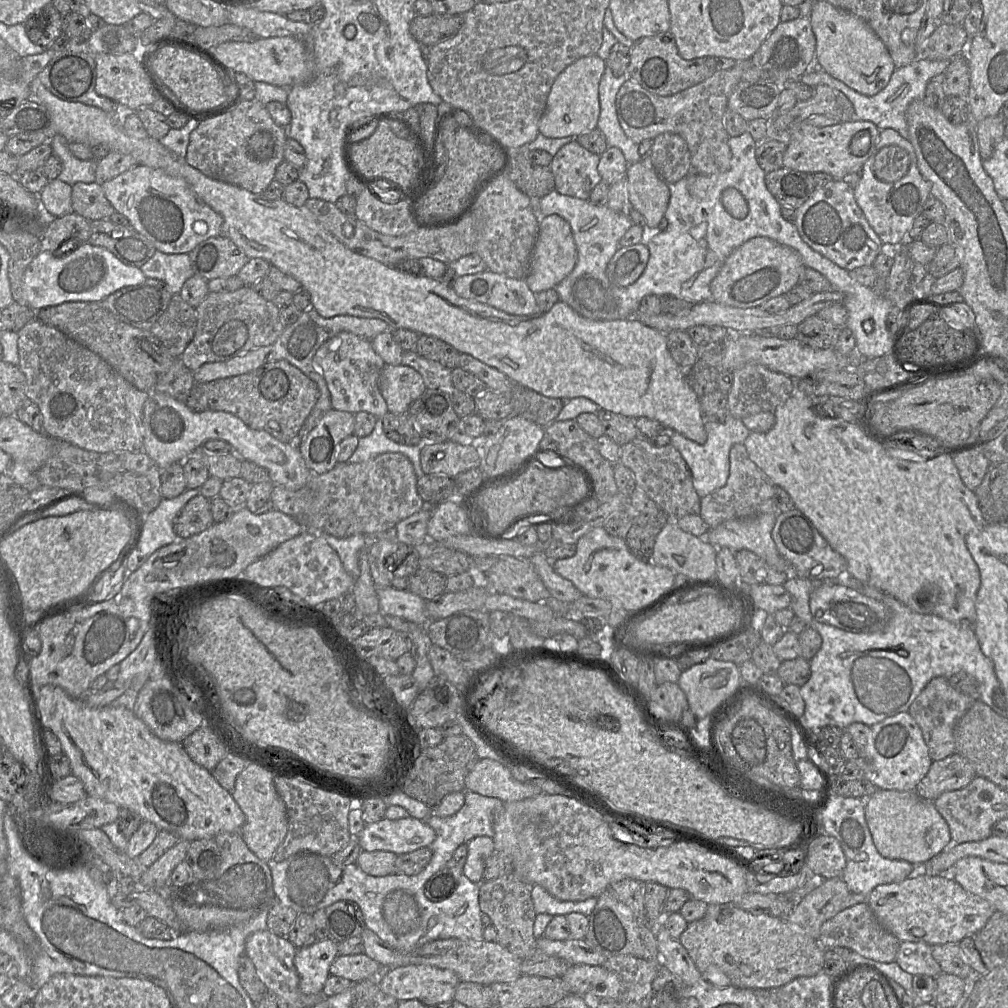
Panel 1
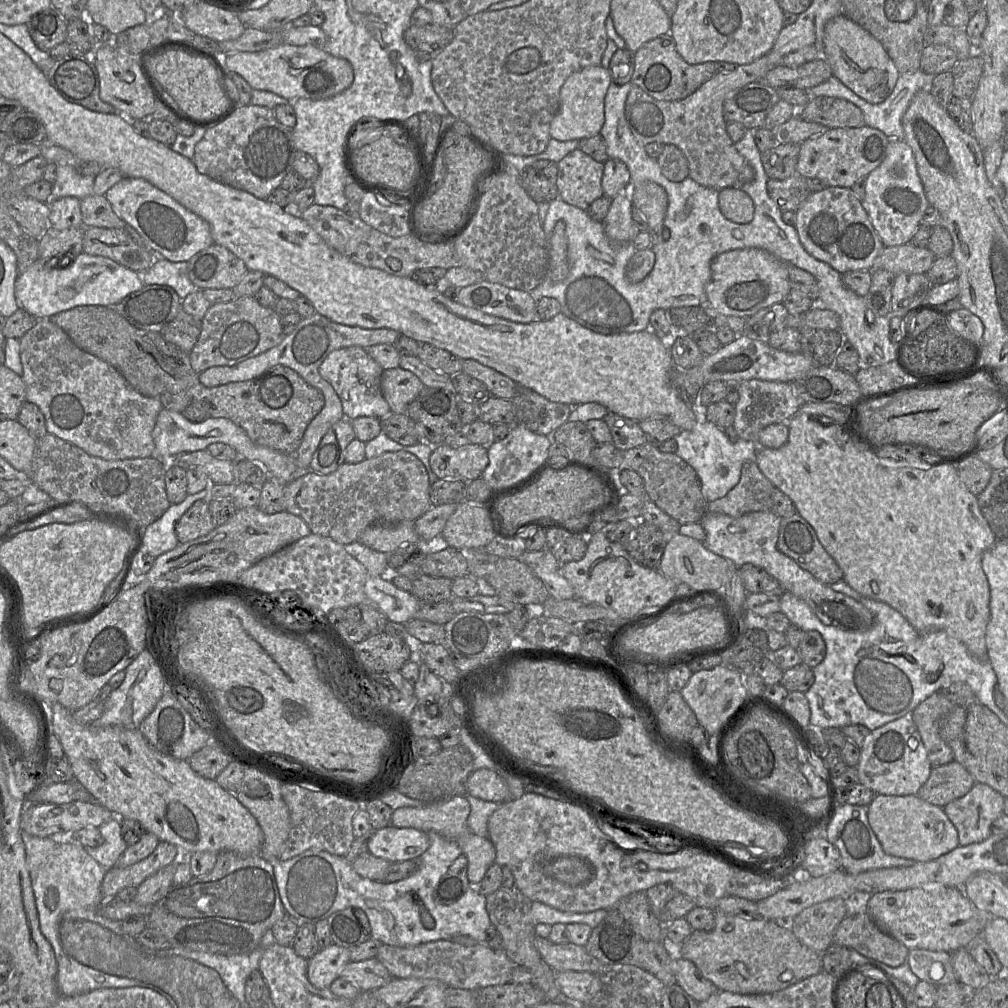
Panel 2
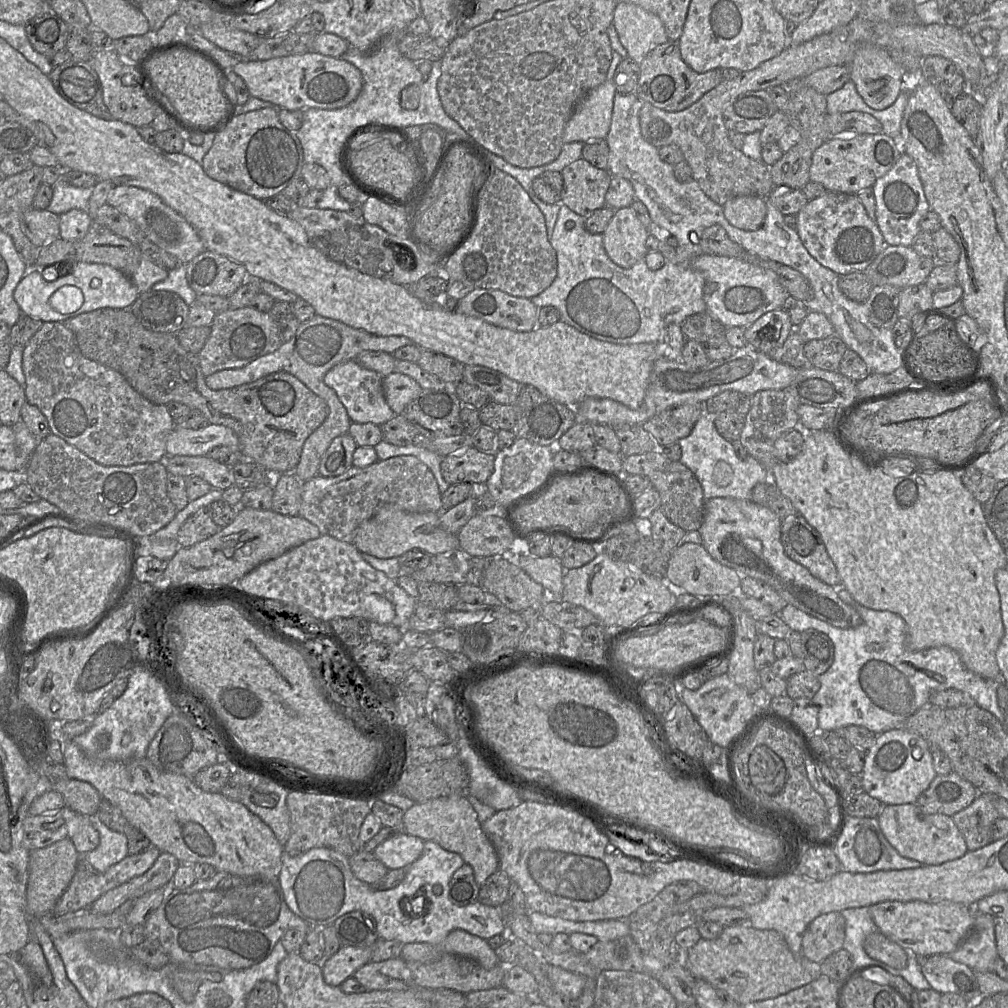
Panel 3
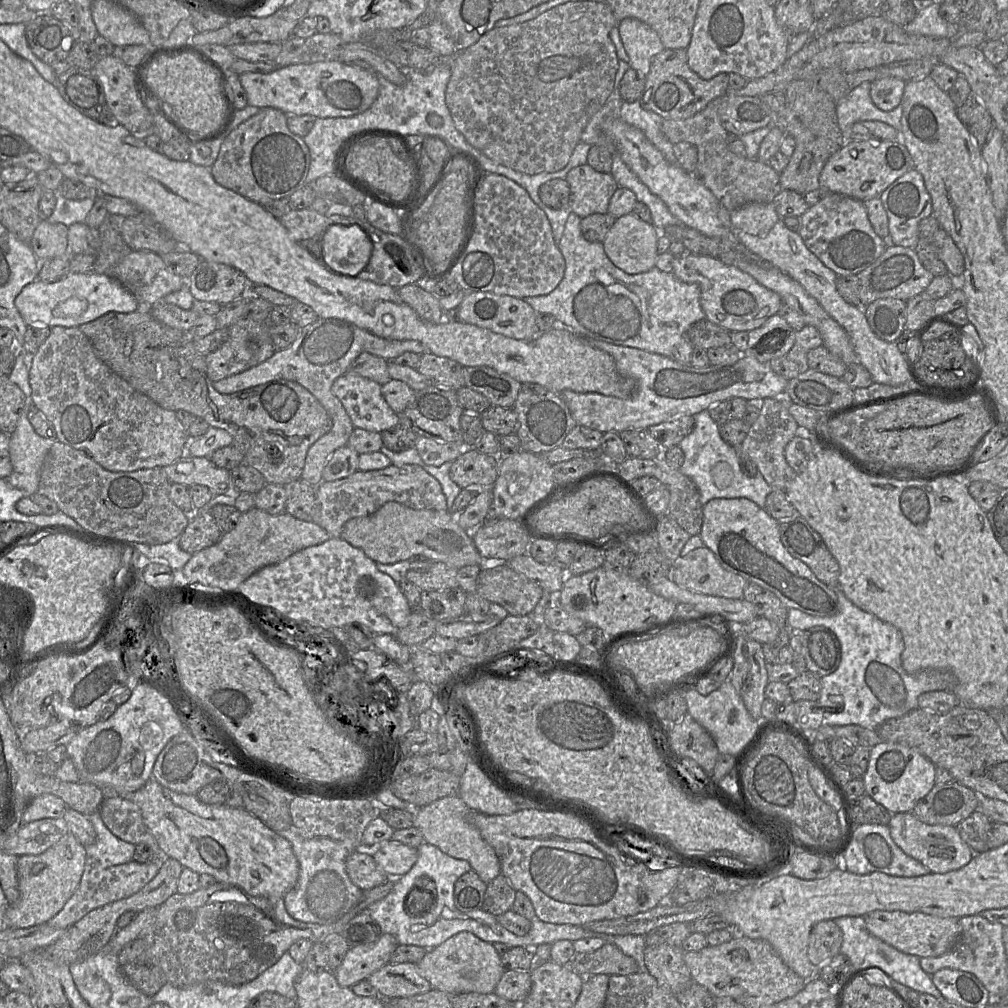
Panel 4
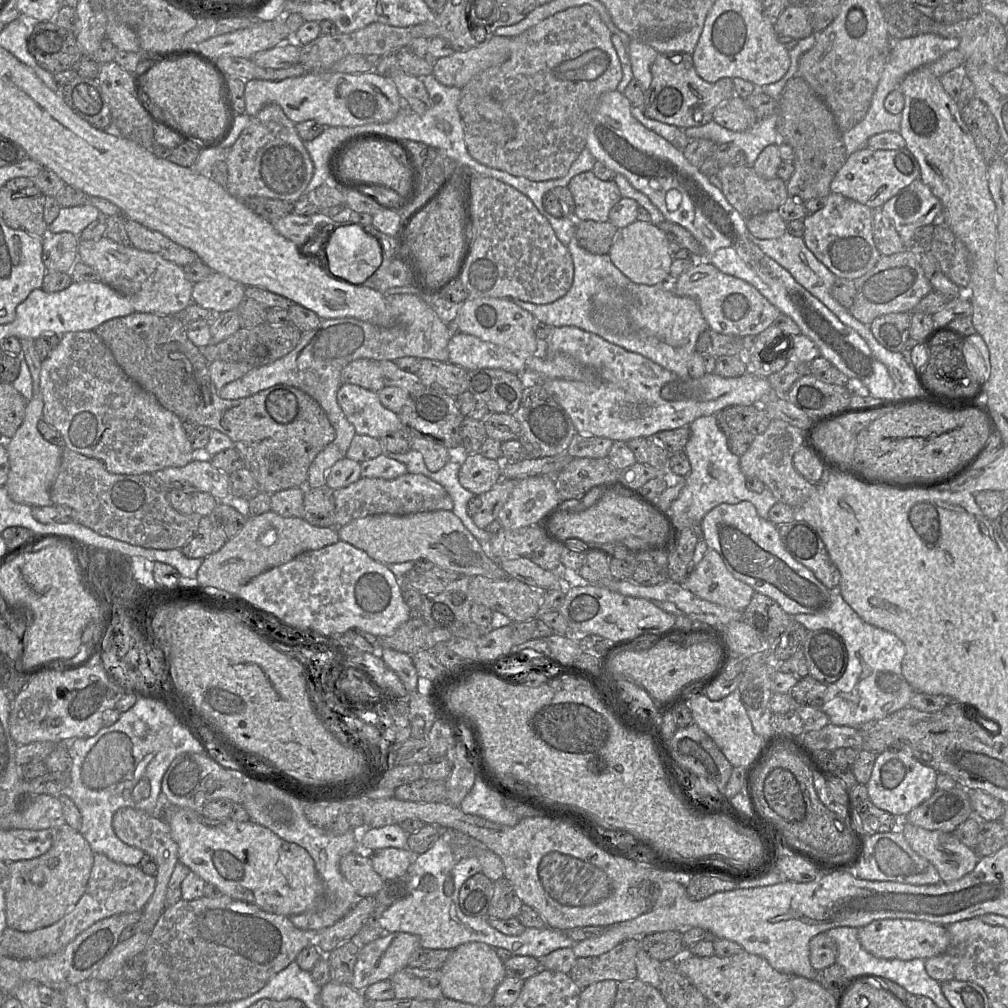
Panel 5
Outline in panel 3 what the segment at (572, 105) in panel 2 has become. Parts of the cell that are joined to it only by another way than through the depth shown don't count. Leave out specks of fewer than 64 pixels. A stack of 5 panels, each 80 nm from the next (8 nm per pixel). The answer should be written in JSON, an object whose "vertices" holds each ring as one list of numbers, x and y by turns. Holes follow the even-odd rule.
{"vertices":[[610,80,587,92,577,103,565,125,564,144,606,140,616,93]]}

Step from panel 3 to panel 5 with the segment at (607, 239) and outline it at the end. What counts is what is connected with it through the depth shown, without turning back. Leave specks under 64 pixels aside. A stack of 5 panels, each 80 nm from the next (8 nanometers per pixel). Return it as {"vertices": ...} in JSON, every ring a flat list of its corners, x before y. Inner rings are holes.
{"vertices":[[638,219,617,230,608,256,616,268,631,282,644,285,670,284,670,268,673,257,669,242,657,225]]}

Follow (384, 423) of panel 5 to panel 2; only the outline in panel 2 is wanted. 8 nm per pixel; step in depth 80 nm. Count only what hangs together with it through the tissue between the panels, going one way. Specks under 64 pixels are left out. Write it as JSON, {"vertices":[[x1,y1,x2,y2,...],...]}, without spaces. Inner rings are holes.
{"vertices":[[350,346,332,351,319,367,326,380,339,397,345,418,353,420,369,416,379,420,387,417,391,409,381,392,382,367,368,354,365,348]]}

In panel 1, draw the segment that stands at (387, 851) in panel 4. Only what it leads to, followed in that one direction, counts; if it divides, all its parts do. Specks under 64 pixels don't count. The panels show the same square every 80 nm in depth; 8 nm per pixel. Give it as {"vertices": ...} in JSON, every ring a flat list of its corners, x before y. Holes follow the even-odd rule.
{"vertices":[[408,816,366,824,358,842,364,851,385,850,400,855,427,847,435,838,436,832,426,820]]}

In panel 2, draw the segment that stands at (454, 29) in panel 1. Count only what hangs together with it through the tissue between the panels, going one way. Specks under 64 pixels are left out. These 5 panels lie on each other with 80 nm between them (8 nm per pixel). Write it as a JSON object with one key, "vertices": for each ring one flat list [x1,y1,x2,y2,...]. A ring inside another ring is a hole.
{"vertices":[[431,23,424,26,410,25,404,40,420,60,432,60,453,39,454,29]]}

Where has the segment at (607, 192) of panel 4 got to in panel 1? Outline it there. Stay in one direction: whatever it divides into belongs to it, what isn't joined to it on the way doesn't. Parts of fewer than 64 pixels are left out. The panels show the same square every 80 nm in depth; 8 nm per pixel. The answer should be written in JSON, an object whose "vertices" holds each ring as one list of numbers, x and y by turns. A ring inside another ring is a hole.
{"vertices":[[576,139,565,144,553,156,551,162,555,190,562,195,589,200,592,190,601,182,601,176,598,172,599,157,583,148]]}

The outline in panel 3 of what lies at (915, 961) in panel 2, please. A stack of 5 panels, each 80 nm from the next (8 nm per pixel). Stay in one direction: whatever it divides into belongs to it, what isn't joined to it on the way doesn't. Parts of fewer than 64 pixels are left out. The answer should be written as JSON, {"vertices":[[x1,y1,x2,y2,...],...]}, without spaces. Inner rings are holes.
{"vertices":[[948,955,927,957,921,972,930,987,942,994,954,993,973,1004,982,997,975,973,966,965,952,960]]}

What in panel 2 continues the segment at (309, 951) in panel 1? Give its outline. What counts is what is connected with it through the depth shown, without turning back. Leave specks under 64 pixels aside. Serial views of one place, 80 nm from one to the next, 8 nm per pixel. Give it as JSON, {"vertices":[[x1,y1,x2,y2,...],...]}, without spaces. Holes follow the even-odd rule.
{"vertices":[[332,943,307,960,308,980,316,988,329,988,340,977,341,970,350,960,348,948]]}

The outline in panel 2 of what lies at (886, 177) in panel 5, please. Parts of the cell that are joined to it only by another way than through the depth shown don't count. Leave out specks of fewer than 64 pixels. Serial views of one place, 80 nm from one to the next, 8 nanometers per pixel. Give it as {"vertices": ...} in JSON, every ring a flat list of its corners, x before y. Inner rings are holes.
{"vertices":[[864,125,858,128,827,129,800,143,797,172,805,178,817,178,827,187,852,188,876,169,887,154,890,138,882,131]]}

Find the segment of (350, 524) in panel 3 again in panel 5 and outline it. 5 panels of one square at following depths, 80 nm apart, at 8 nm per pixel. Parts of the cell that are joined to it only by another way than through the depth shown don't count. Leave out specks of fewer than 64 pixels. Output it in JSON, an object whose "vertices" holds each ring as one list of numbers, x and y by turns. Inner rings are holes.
{"vertices":[[409,472,391,480,361,477,356,482,333,490,331,493,335,505,335,528,371,515,404,516,437,510,453,510,453,500,440,484,422,474]]}

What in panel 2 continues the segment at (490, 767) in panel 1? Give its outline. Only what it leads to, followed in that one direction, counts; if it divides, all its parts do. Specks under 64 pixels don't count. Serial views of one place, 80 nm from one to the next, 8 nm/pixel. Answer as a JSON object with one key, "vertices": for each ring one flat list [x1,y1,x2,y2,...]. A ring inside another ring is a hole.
{"vertices":[[475,769,467,780,467,793,477,798,503,803,509,801,506,781,494,770]]}

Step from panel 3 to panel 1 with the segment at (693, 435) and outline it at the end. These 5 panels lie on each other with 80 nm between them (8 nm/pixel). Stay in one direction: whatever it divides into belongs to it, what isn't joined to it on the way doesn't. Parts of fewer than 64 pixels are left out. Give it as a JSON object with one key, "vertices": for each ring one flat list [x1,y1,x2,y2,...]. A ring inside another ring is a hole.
{"vertices":[[728,410,724,421,705,420,706,441,696,443,678,432,671,433,671,444,676,448,685,460,692,474,693,486,700,498,723,487,729,476,729,453,733,445,744,444,751,432,745,424,734,417]]}

